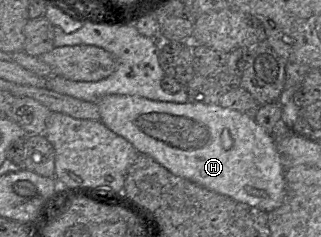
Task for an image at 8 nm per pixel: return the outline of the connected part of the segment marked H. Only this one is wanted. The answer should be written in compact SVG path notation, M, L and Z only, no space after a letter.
M106 95L97 105L105 126L172 174L267 213L283 204L286 169L275 138L254 117L219 104L172 103L128 95Z

